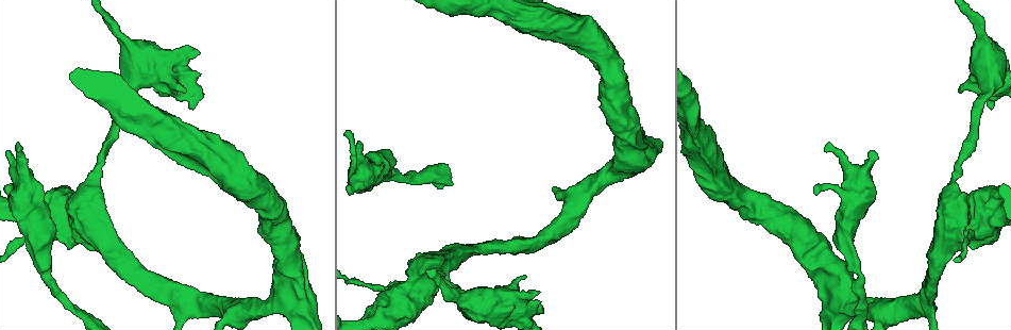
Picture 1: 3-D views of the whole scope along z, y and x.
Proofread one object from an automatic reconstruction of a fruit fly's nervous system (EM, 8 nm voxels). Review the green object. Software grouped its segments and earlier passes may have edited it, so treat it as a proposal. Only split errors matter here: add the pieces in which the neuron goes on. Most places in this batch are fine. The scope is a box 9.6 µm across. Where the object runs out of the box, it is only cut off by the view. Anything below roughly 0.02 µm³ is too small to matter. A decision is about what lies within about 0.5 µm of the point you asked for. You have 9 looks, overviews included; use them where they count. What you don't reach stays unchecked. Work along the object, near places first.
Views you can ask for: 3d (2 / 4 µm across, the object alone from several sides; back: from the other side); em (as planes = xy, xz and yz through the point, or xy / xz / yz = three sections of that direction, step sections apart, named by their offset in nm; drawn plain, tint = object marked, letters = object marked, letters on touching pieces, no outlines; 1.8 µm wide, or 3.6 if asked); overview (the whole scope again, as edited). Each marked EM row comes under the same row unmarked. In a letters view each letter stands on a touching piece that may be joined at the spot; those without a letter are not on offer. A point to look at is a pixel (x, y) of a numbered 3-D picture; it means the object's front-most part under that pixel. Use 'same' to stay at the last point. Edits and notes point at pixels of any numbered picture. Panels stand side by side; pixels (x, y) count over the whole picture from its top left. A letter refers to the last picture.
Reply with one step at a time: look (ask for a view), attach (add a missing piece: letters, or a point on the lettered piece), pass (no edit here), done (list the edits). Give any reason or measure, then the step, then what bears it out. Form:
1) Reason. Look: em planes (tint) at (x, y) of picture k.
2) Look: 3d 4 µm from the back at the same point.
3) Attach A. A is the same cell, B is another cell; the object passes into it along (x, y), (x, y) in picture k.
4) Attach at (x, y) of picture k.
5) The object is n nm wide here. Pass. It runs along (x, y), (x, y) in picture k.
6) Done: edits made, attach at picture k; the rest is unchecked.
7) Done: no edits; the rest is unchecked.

Calibre changes. Look: em 3.6 µm xz step 8 (tint) at (125, 42) of picture 1.

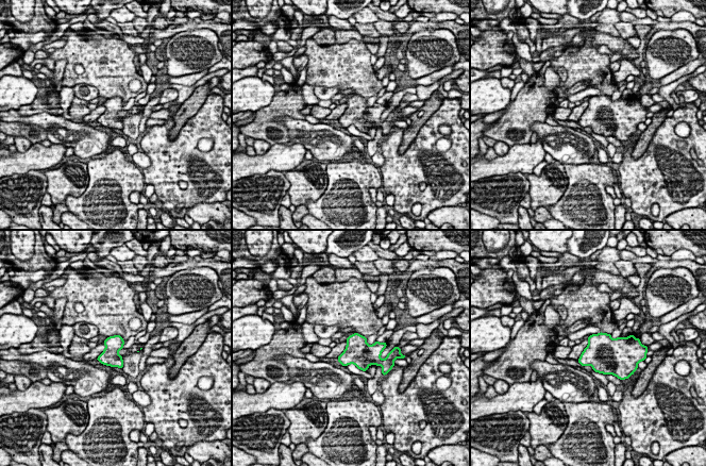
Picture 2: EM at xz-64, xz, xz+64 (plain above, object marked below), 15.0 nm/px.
Look: em 3.6 µm planes (letters) at the same point.

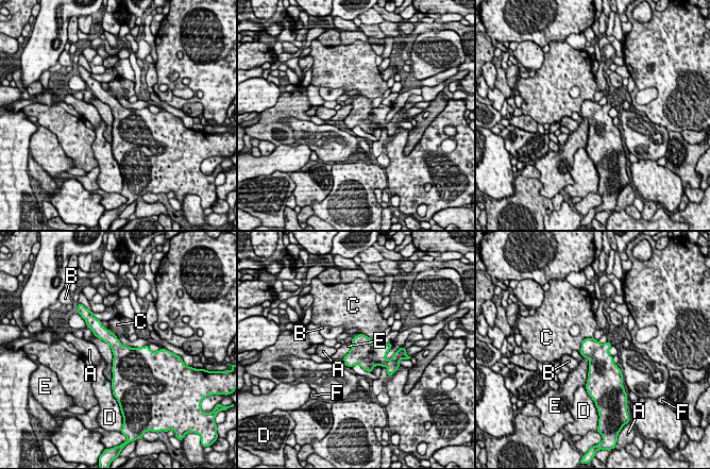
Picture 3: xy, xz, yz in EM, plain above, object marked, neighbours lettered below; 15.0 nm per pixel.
Pass. A, B, C, D, E and F are other cells; no lettered piece goes on from it.

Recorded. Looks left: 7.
Free end. Look: 3d 2 µm at (199, 53) of picture 1.

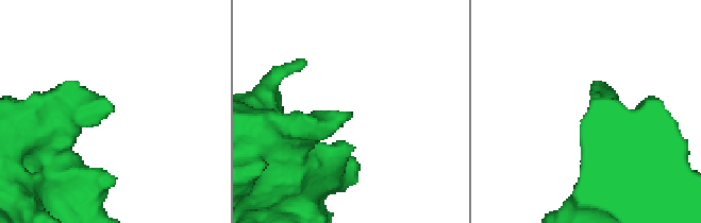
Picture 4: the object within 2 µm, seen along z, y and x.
Now the EM. Look: em planes (letters) at (348, 115) of picture 4.

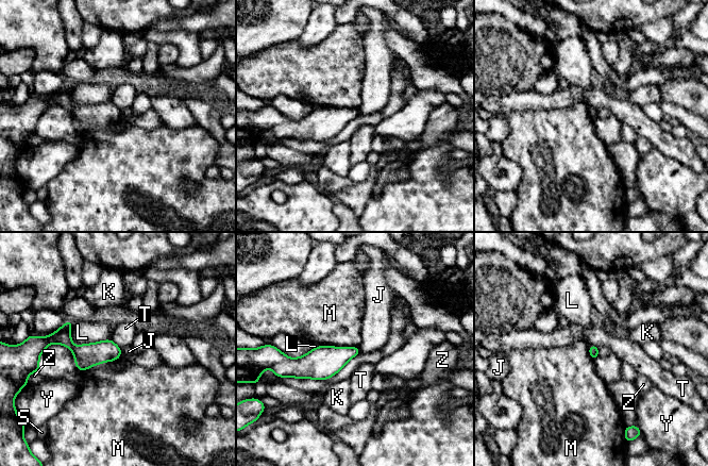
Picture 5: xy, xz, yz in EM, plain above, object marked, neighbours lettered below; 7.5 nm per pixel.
Pass. J, K, L, M, S, T, Y and Z are other cells; it runs along (54, 339), (118, 353) in picture 5; none of them fits.

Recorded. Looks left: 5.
Thick turns thin. Look: 3d 4 µm at (979, 228) of picture 1.

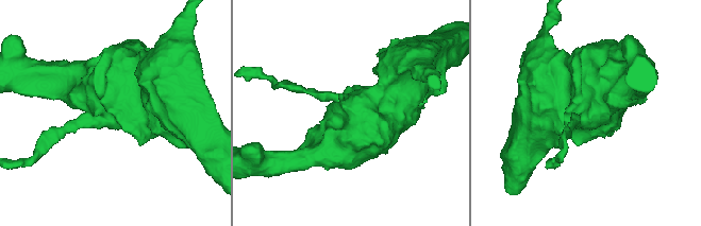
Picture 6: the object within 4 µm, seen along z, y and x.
Look: em 3.6 µm xy step 8 (tint) at (115, 109) of picture 6.

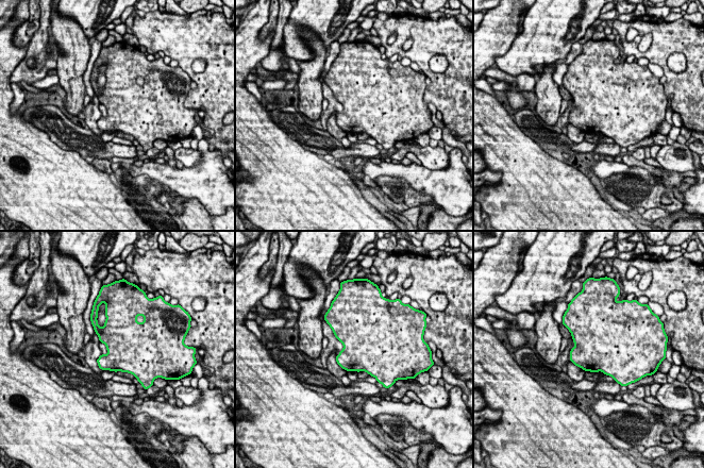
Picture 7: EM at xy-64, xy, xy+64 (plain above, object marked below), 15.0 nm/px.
Another direction. Look: em 3.6 µm planes (letters) at the same point.

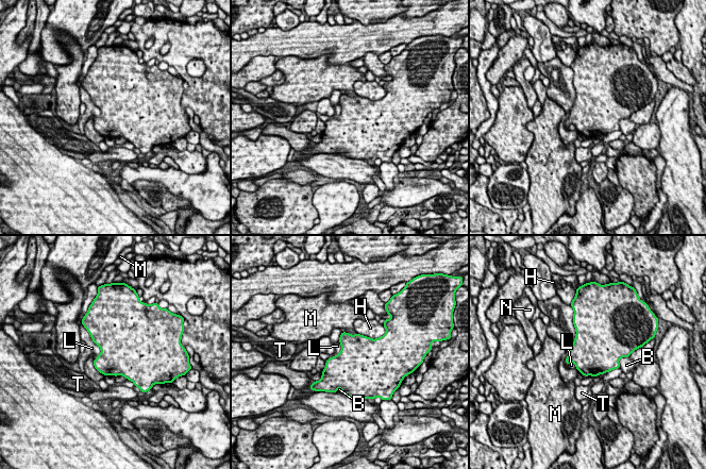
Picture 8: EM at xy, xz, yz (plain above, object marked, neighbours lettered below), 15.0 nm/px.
The object is 650 nm wide here. Pass. B, H, L, M, N and T are other cells; a border runs along (85, 329), (99, 347), (100, 354) in picture 8; no lettered piece goes on from it.

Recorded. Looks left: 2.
Touches itself. Look: em xz step 8 (letters) at (440, 259) of picture 1.

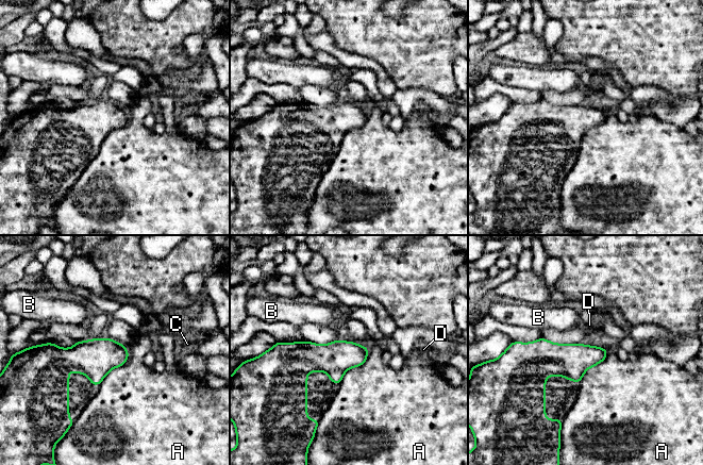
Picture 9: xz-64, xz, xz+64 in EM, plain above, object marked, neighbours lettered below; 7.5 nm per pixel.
The longest contact is with A, 360 nm. Pass. A, B, C and D are other cells; a border runs along (367, 347), (367, 359), (338, 383) in picture 9; no lettered piece goes on from it.

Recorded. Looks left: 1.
Done: no edits; the rest is unchecked.

